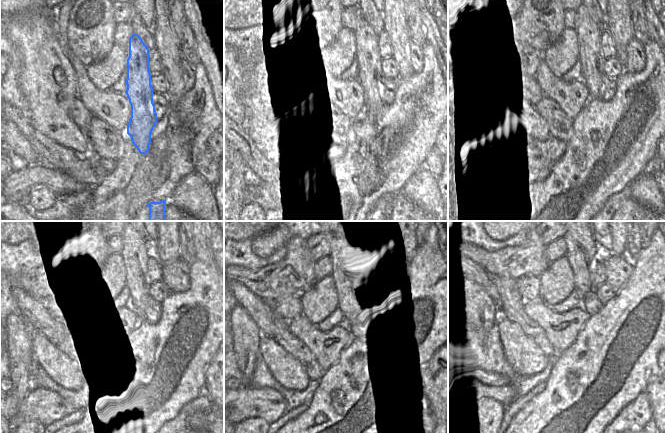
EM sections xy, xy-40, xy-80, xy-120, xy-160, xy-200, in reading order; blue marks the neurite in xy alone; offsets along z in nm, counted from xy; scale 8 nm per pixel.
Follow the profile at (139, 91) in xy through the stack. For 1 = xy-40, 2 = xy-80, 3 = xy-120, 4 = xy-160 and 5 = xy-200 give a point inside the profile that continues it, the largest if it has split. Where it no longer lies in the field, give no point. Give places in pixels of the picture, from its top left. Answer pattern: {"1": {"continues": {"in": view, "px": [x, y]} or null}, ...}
{"1": {"continues": {"in": "xy-40", "px": [367, 56]}}, "2": {"continues": {"in": "xy-80", "px": [589, 39]}}, "3": {"continues": {"in": "xy-120", "px": [135, 262]}}, "4": {"continues": {"in": "xy-160", "px": [358, 261]}}, "5": {"continues": {"in": "xy-200", "px": [579, 262]}}}

